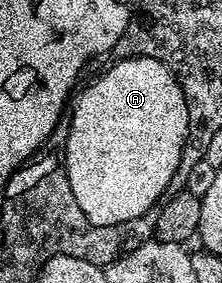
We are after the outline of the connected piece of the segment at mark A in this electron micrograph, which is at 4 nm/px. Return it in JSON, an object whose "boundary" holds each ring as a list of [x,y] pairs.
{"boundary":[[[130,56],[123,60],[114,61],[112,65],[107,72],[103,73],[80,94],[76,102],[74,99],[71,108],[73,114],[65,142],[65,158],[63,157],[63,167],[69,178],[74,200],[81,207],[87,220],[93,222],[94,225],[117,225],[121,222],[132,221],[133,218],[140,217],[145,211],[154,207],[156,202],[166,193],[169,180],[180,164],[180,156],[188,136],[188,106],[185,102],[184,92],[174,74],[163,63],[158,62],[155,58]]]}

